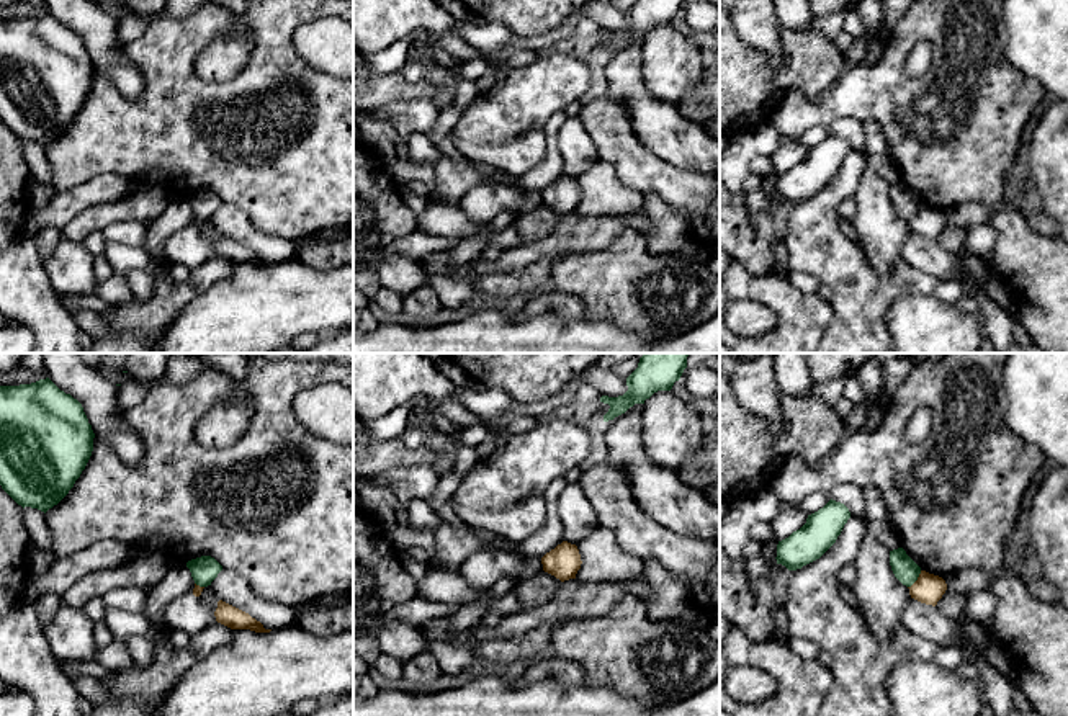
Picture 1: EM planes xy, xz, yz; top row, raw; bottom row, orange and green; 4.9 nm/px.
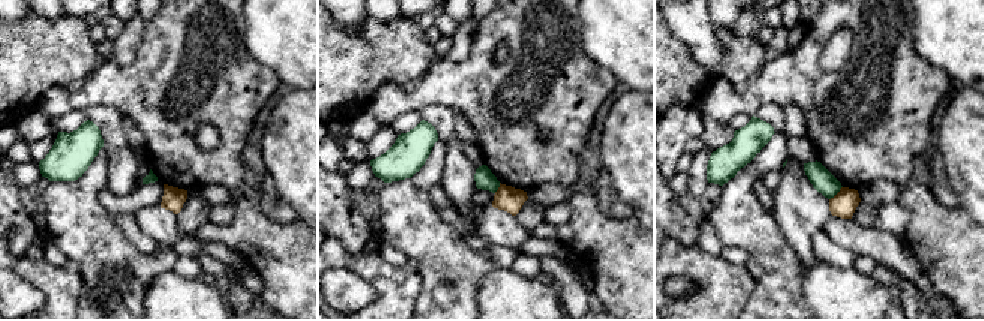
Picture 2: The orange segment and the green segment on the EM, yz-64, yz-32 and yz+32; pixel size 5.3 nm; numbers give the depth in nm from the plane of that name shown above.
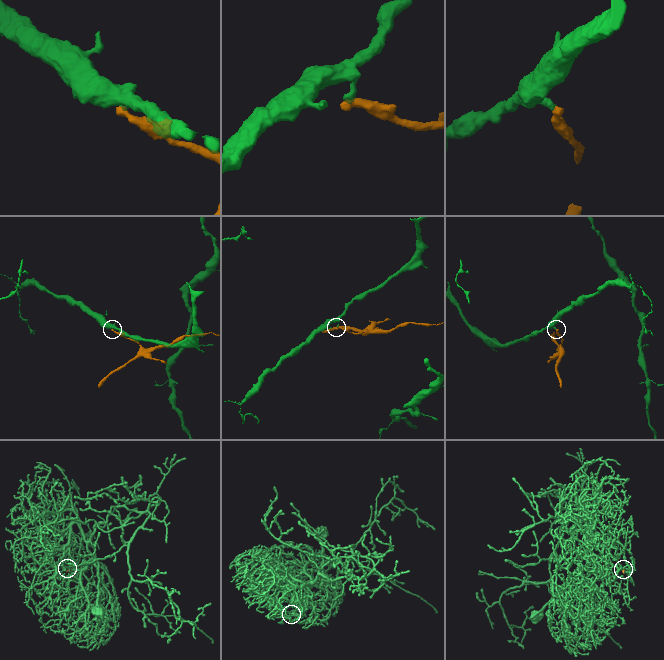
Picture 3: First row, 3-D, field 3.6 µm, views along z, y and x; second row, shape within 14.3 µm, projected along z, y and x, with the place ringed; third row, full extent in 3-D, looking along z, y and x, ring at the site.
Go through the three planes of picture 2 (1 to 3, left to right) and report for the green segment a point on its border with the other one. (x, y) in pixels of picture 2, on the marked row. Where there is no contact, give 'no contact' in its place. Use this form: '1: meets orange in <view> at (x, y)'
1: no contact
2: meets orange in yz-32 at (498, 188)
3: meets orange in yz+32 at (837, 194)

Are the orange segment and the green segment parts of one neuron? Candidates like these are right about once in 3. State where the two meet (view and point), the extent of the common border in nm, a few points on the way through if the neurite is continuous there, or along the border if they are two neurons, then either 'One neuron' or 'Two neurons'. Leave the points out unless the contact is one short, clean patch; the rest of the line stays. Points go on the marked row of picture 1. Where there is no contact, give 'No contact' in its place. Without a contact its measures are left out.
Touches orange at yz (918, 579). Shared border 110 nm. Boundary: yz (921, 571), (908, 587). Two neurons

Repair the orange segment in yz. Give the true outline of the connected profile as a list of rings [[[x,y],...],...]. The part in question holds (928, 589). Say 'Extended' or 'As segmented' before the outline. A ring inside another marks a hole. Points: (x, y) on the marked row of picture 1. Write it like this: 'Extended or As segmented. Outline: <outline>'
As segmented. Outline: [[[921,571],[918,580],[908,587],[911,598],[936,606],[947,590],[942,577]]]

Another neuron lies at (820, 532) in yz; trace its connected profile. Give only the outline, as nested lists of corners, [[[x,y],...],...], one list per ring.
[[[831,499],[823,508],[808,515],[800,530],[779,541],[777,564],[797,571],[819,559],[836,543],[849,518],[849,508]]]

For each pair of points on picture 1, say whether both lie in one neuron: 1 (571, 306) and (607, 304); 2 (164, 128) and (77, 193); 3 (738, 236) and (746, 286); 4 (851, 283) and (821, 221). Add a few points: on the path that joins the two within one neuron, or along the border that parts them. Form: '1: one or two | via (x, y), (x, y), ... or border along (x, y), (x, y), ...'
1: two | border along (551, 288), (574, 295), (581, 303), (583, 316)
2: two | border along (131, 180), (113, 174), (97, 174), (67, 188)
3: two | border along (736, 260), (749, 270)
4: one | via (844, 268), (821, 246), (821, 236)

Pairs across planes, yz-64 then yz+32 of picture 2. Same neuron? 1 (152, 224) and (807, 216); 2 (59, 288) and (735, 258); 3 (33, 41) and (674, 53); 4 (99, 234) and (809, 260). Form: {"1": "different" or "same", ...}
{"1": "different", "2": "different", "3": "same", "4": "different"}

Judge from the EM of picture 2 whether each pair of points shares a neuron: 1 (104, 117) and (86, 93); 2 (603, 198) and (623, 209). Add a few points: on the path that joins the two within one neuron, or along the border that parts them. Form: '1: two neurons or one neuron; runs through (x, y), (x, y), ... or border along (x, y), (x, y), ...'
1: two neurons; border along (84, 110), (93, 105), (113, 105), (123, 114)
2: one neuron; runs through (608, 201), (618, 209)

